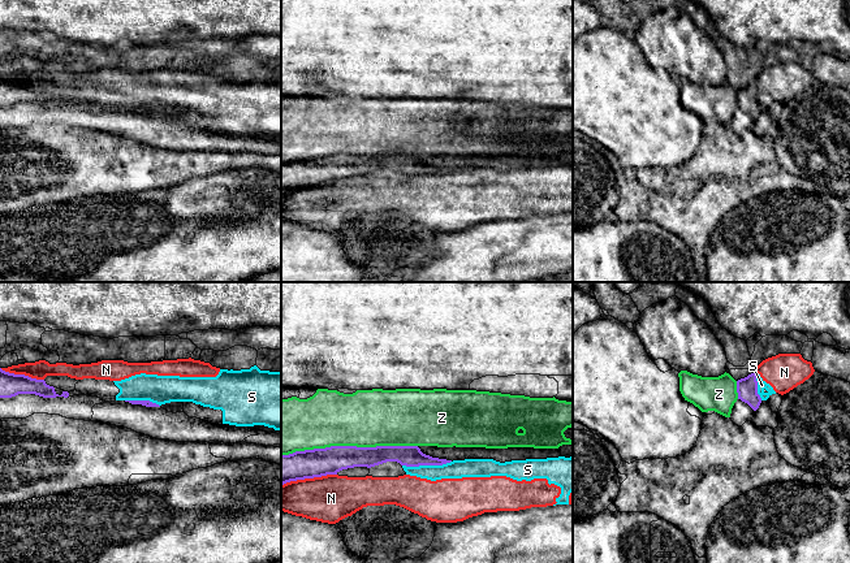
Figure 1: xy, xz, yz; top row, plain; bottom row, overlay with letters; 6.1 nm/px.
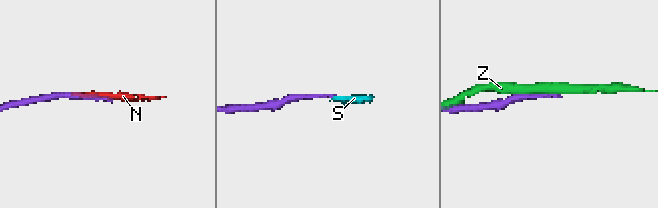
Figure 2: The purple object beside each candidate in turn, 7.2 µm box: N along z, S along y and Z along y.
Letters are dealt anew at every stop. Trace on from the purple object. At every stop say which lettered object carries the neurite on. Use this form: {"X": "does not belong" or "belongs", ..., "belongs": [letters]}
{"N": "does not belong", "S": "does not belong", "Z": "does not belong", "belongs": []}

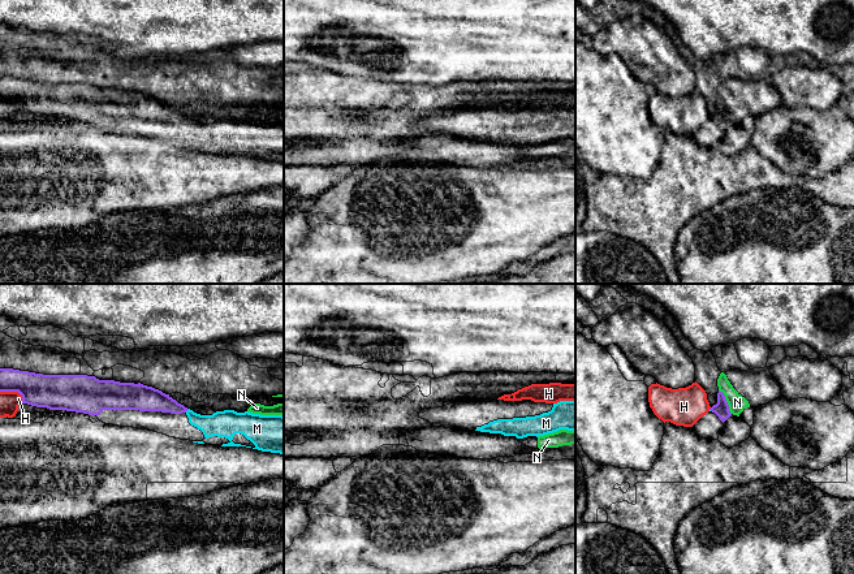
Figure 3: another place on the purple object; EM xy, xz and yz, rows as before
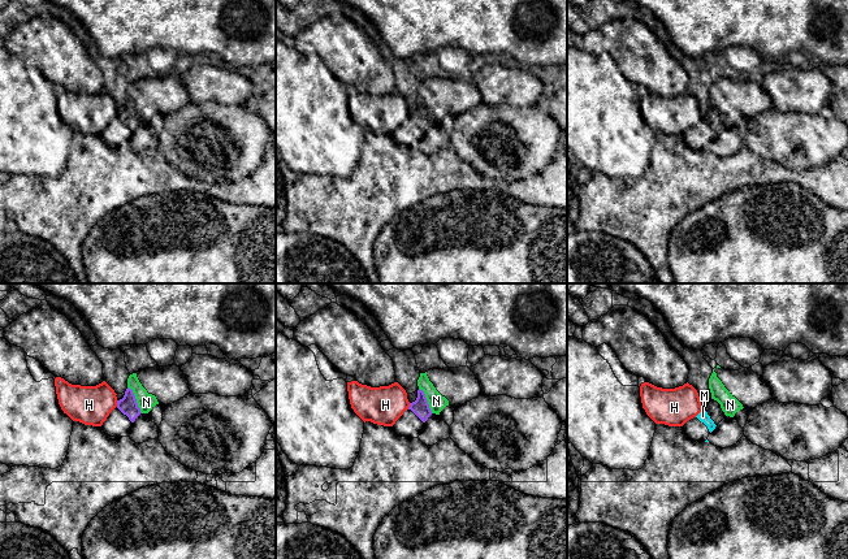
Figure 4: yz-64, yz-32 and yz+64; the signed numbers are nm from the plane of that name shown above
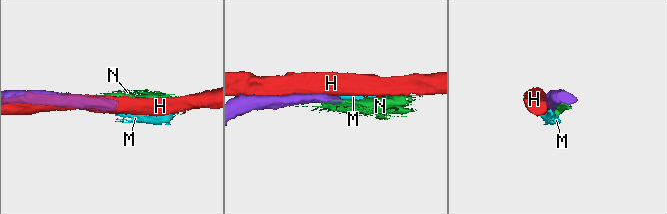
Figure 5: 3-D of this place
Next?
{"H": "does not belong", "M": "belongs", "N": "does not belong", "belongs": ["M"]}

